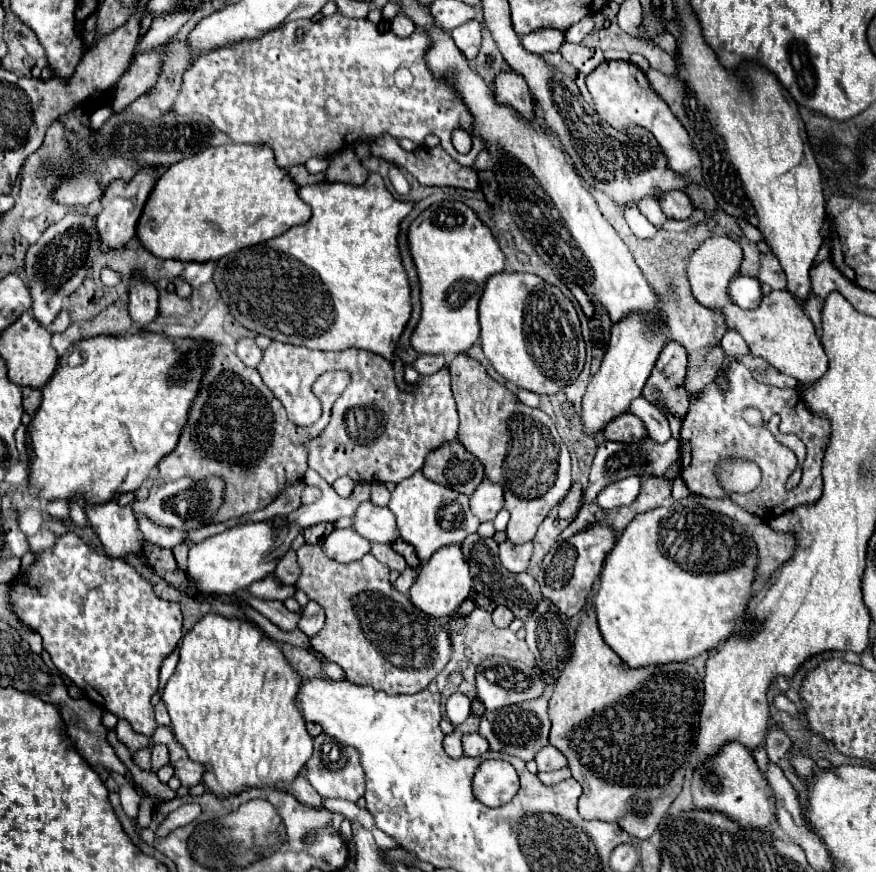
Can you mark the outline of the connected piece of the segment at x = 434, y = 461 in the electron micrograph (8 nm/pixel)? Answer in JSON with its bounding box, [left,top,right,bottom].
[422,440,484,496]

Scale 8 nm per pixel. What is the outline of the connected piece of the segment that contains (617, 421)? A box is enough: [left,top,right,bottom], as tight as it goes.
[602,412,646,442]

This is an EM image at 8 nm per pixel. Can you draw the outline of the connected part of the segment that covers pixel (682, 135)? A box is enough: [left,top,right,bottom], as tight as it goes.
[586,60,700,174]

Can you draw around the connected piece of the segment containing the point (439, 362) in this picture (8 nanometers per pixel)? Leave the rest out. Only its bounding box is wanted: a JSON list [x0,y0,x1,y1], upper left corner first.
[412,356,446,376]

